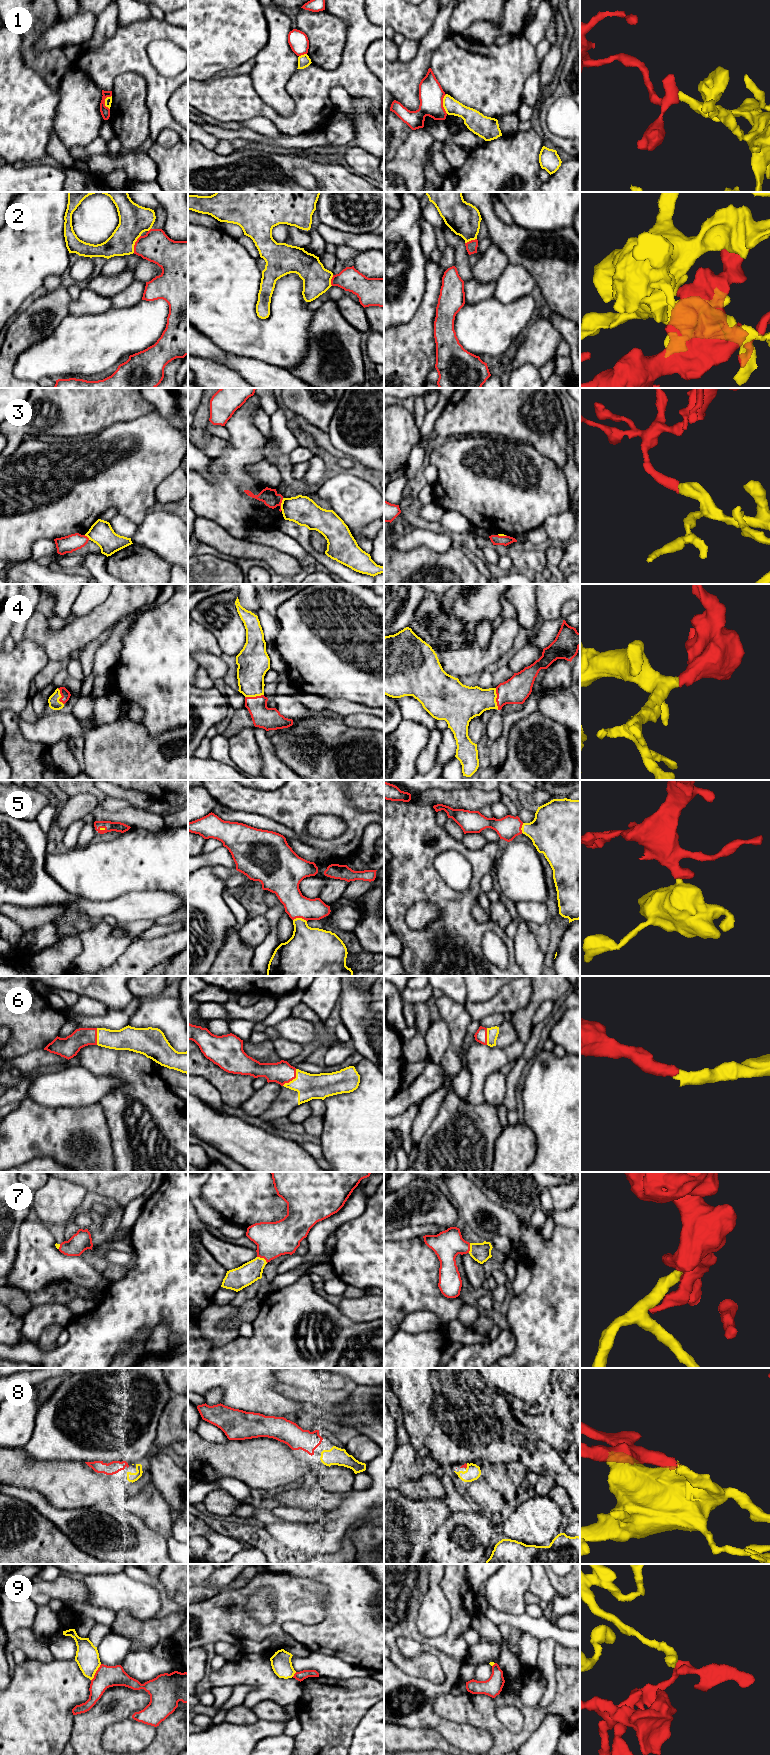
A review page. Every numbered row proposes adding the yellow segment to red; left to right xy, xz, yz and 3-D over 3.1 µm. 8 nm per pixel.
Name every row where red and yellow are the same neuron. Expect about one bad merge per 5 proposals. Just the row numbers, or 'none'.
2, 4, 5, 6, 7, 8

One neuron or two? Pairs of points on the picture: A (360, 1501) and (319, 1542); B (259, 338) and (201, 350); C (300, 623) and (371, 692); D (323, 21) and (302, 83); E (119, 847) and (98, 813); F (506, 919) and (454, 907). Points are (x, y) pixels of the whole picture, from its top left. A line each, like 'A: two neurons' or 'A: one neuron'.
A: one neuron
B: two neurons
C: one neuron
D: two neurons
E: two neurons
F: two neurons

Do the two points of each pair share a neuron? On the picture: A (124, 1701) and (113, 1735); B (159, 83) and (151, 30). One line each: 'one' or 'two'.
A: two
B: one

